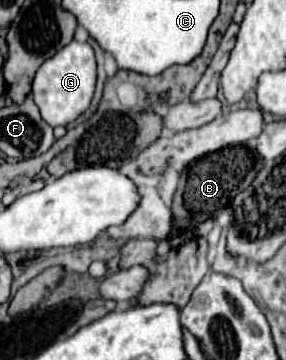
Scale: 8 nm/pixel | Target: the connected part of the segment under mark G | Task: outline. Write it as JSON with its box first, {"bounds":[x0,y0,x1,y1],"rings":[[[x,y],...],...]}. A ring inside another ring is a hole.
{"bounds":[33,41,97,127],"rings":[[[71,41],[61,51],[57,51],[51,59],[47,59],[33,81],[33,99],[39,107],[41,119],[45,119],[51,127],[63,125],[67,127],[79,115],[83,115],[93,99],[95,93],[95,79],[97,79],[97,65],[95,55],[89,43]]]}

